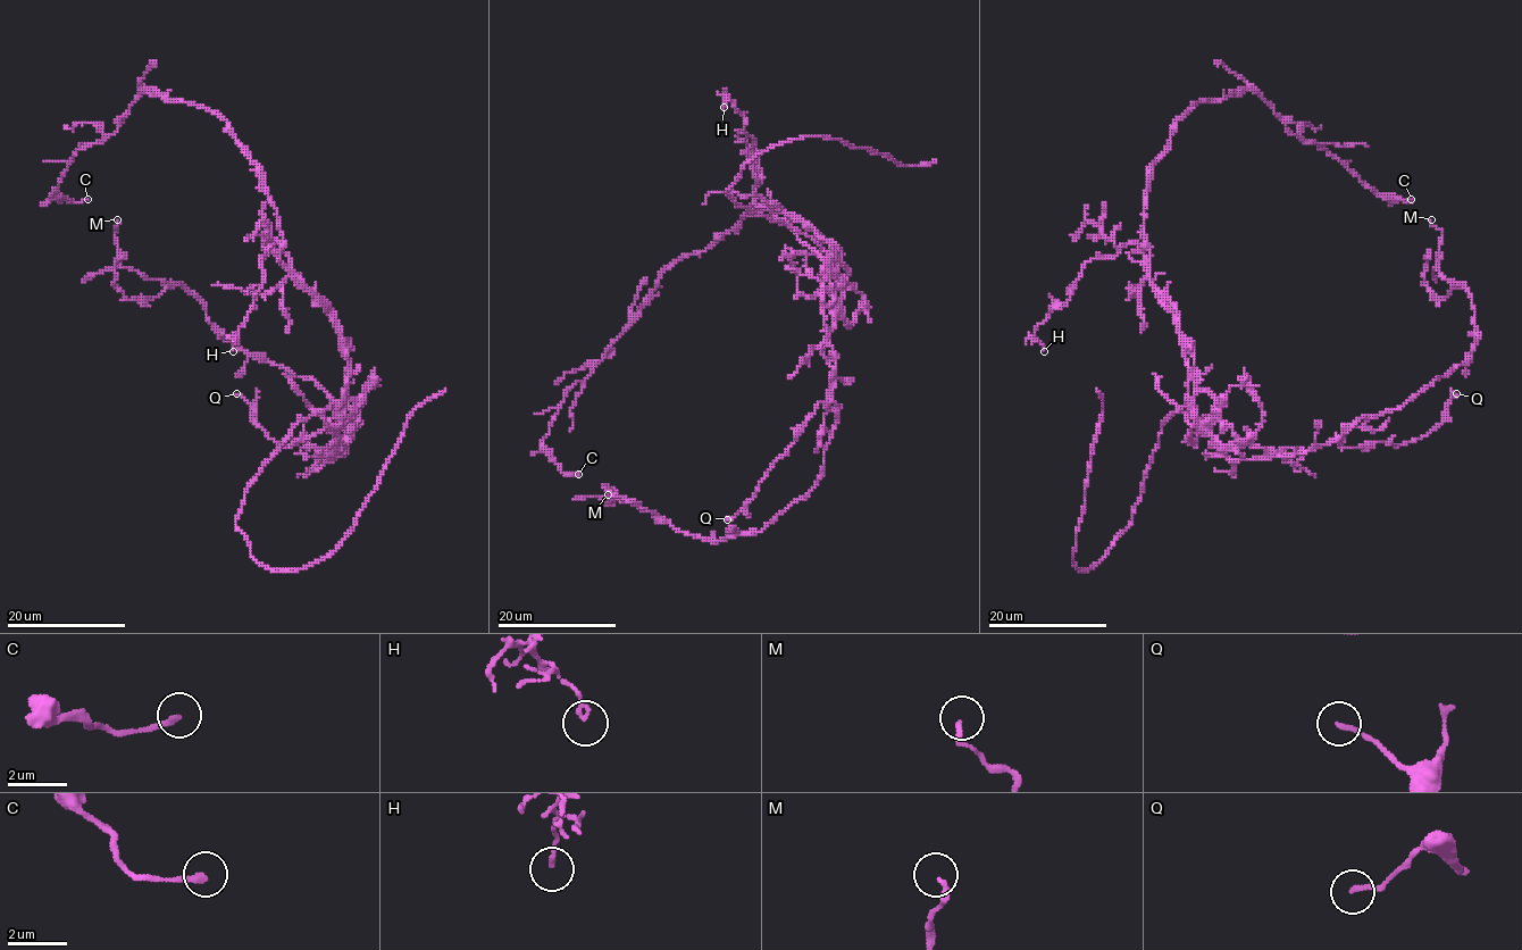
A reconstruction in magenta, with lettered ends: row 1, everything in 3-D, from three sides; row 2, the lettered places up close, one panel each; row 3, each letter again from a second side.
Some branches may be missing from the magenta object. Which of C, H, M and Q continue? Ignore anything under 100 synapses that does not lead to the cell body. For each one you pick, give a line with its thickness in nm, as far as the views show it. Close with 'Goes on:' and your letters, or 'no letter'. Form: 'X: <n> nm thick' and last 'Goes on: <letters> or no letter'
Goes on: no letter

